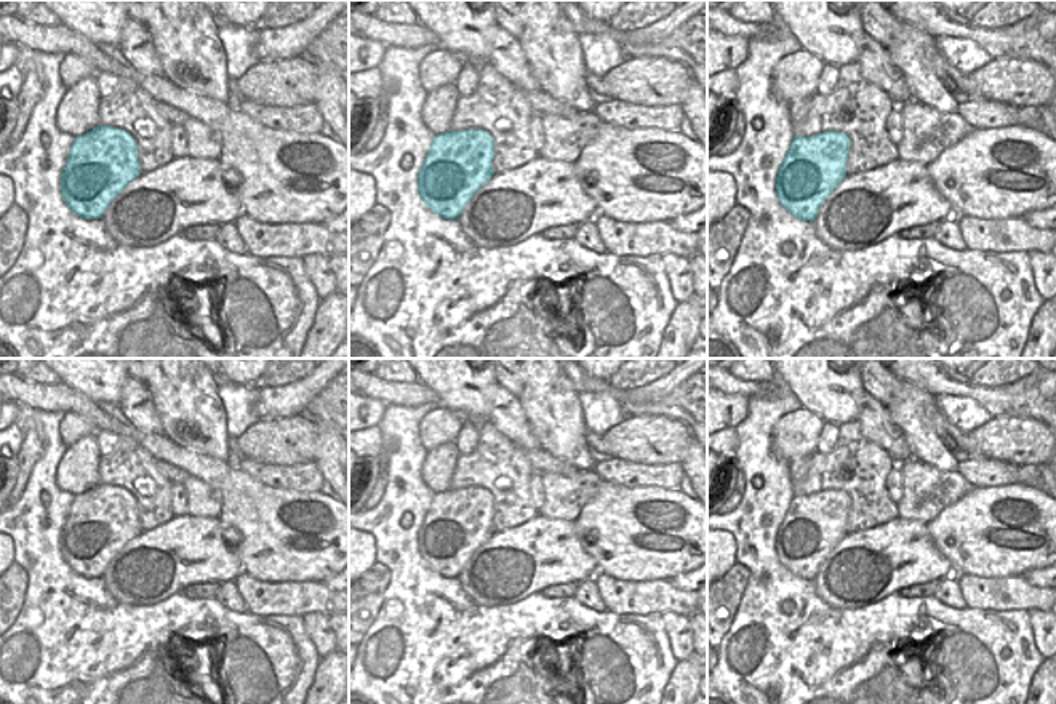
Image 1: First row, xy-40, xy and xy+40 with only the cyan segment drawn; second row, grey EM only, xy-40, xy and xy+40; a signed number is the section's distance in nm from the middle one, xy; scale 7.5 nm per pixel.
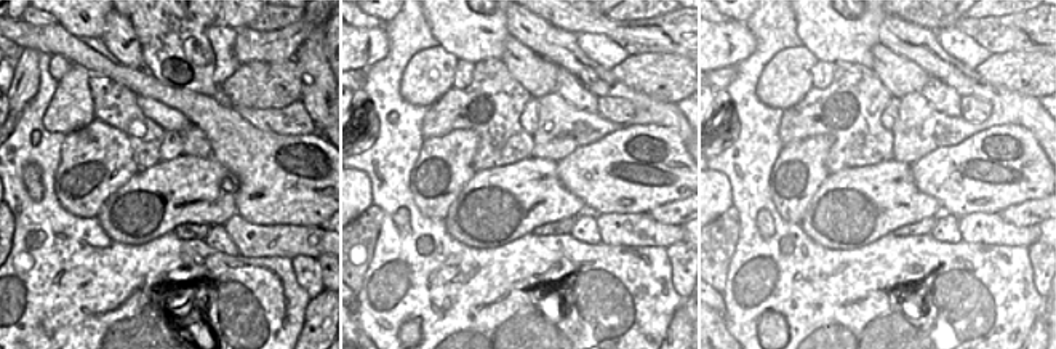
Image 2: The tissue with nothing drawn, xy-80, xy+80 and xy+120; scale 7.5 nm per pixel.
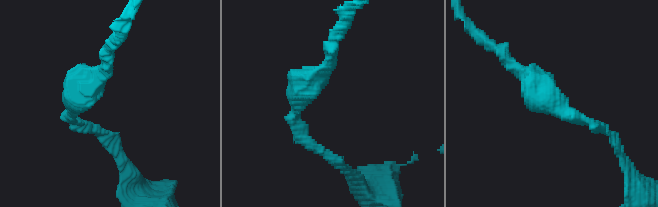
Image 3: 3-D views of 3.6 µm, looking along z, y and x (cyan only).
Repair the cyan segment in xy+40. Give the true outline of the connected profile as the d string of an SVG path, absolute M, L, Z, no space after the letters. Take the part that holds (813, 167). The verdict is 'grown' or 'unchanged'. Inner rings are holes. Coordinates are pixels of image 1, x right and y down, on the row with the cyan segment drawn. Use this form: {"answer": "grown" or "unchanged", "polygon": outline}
{"answer": "unchanged", "polygon": "M842 131L814 136L794 136L778 170L776 195L794 218L814 222L814 218L846 178L850 138Z"}

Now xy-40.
{"answer": "unchanged", "polygon": "M98 125L74 138L61 173L61 195L74 214L83 219L101 219L110 202L141 173L134 138L125 130Z"}

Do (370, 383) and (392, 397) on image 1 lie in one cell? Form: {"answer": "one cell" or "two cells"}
{"answer": "one cell"}

